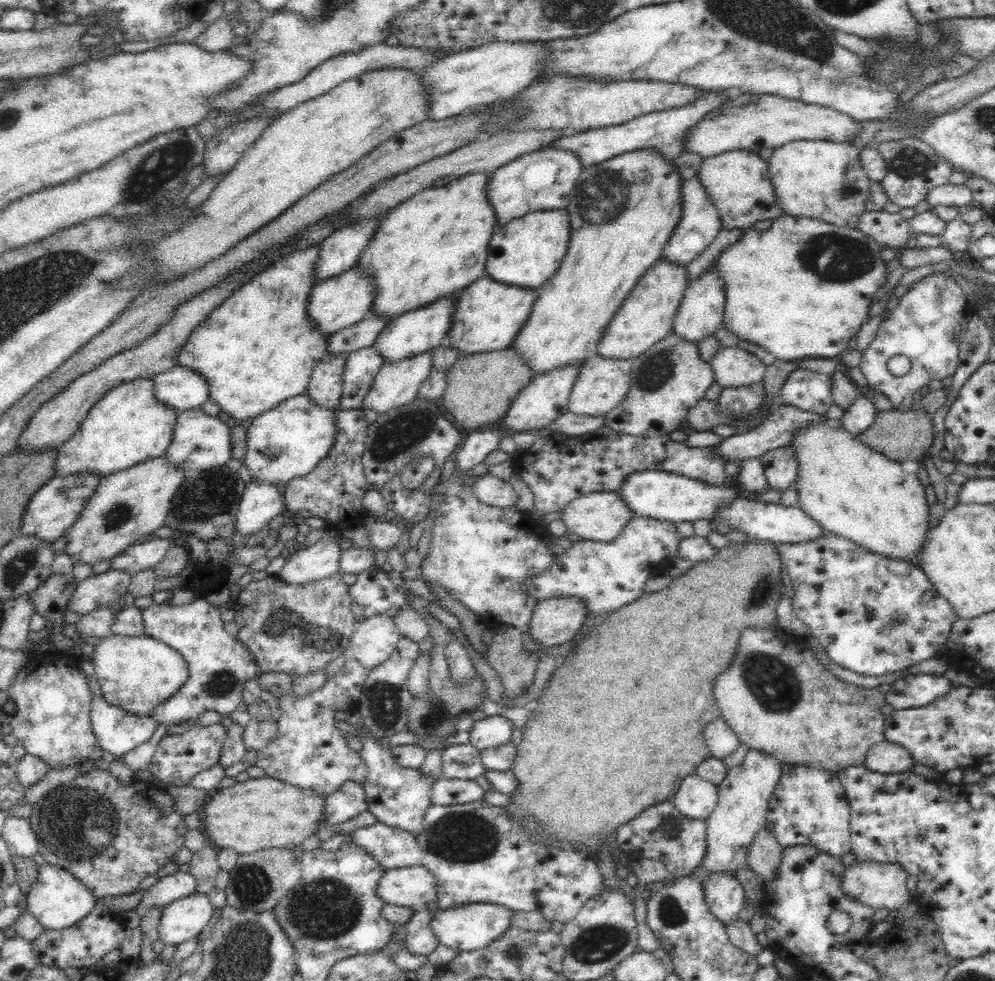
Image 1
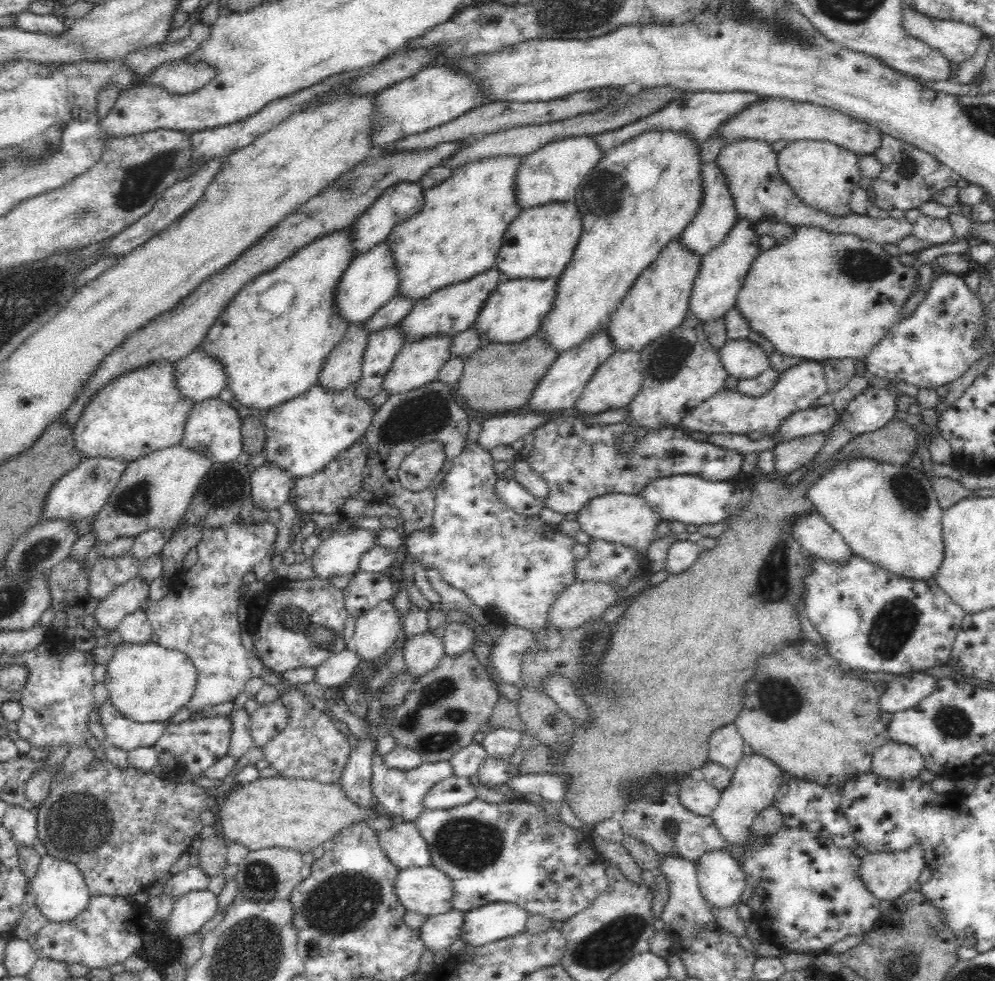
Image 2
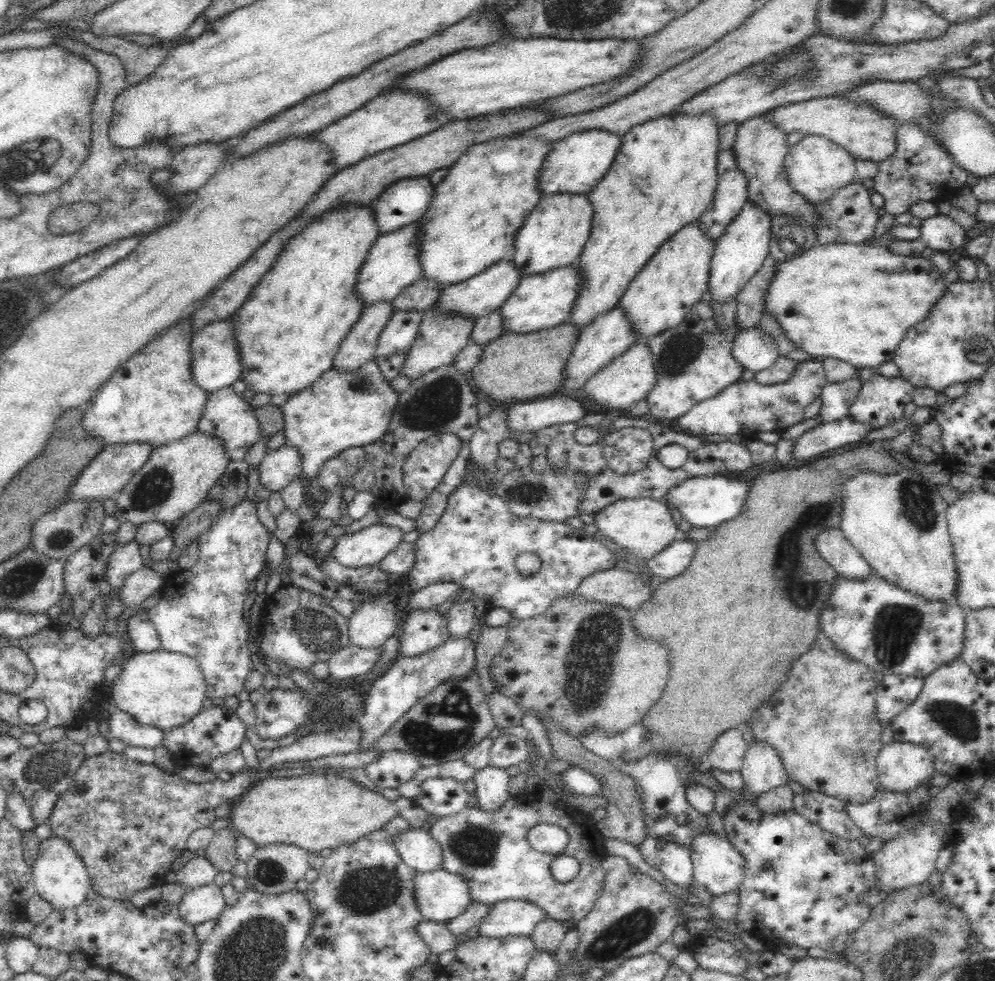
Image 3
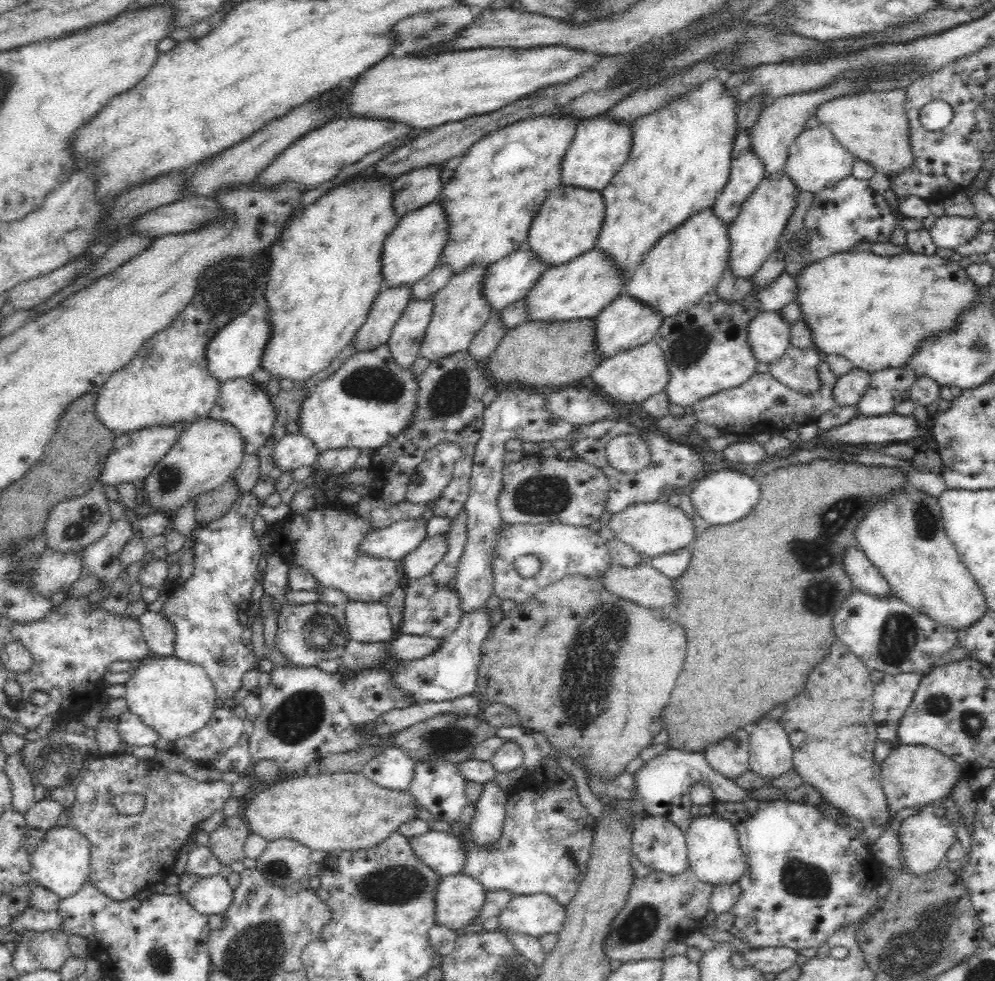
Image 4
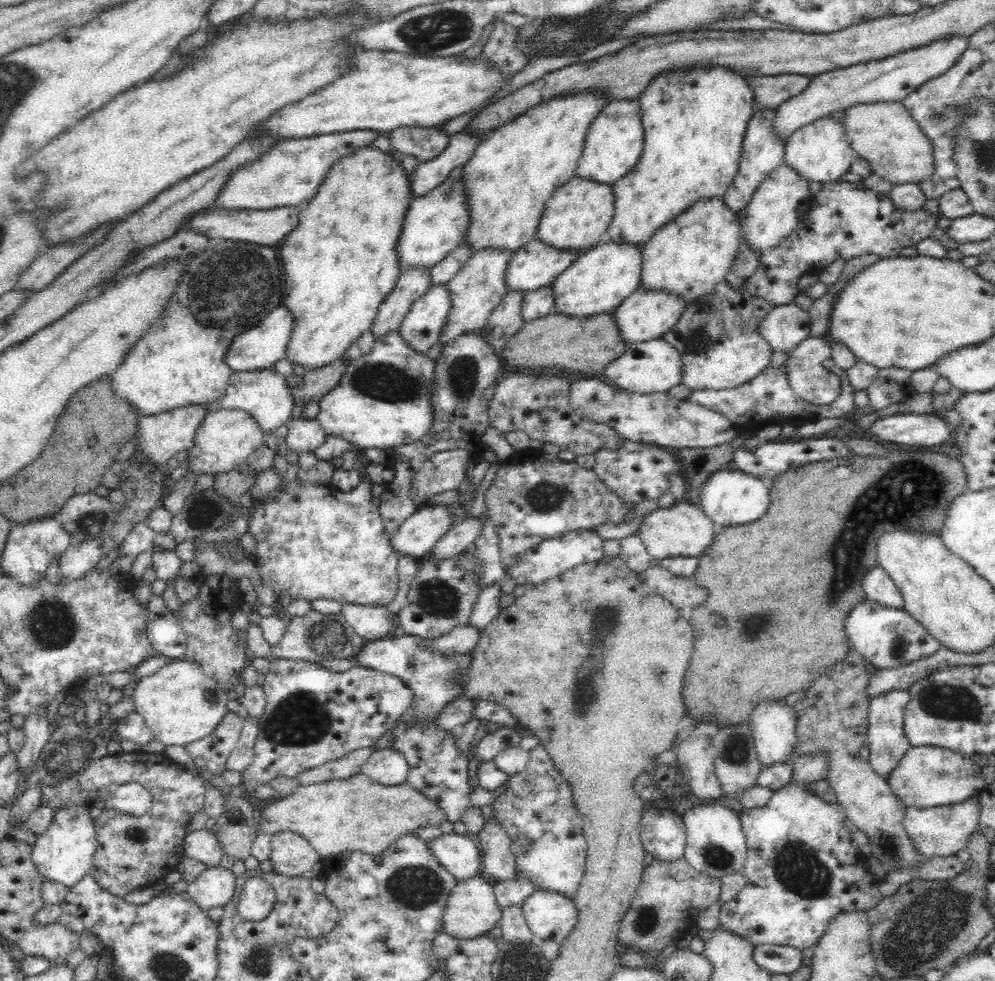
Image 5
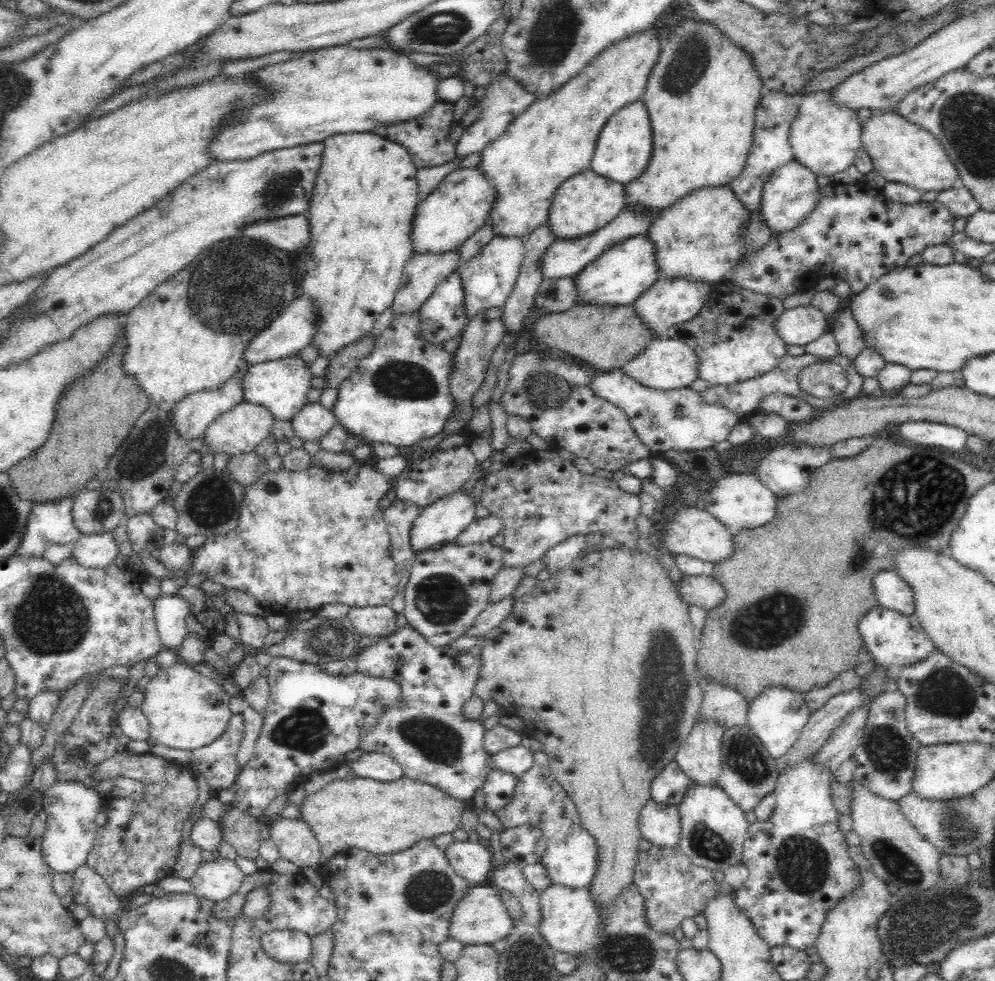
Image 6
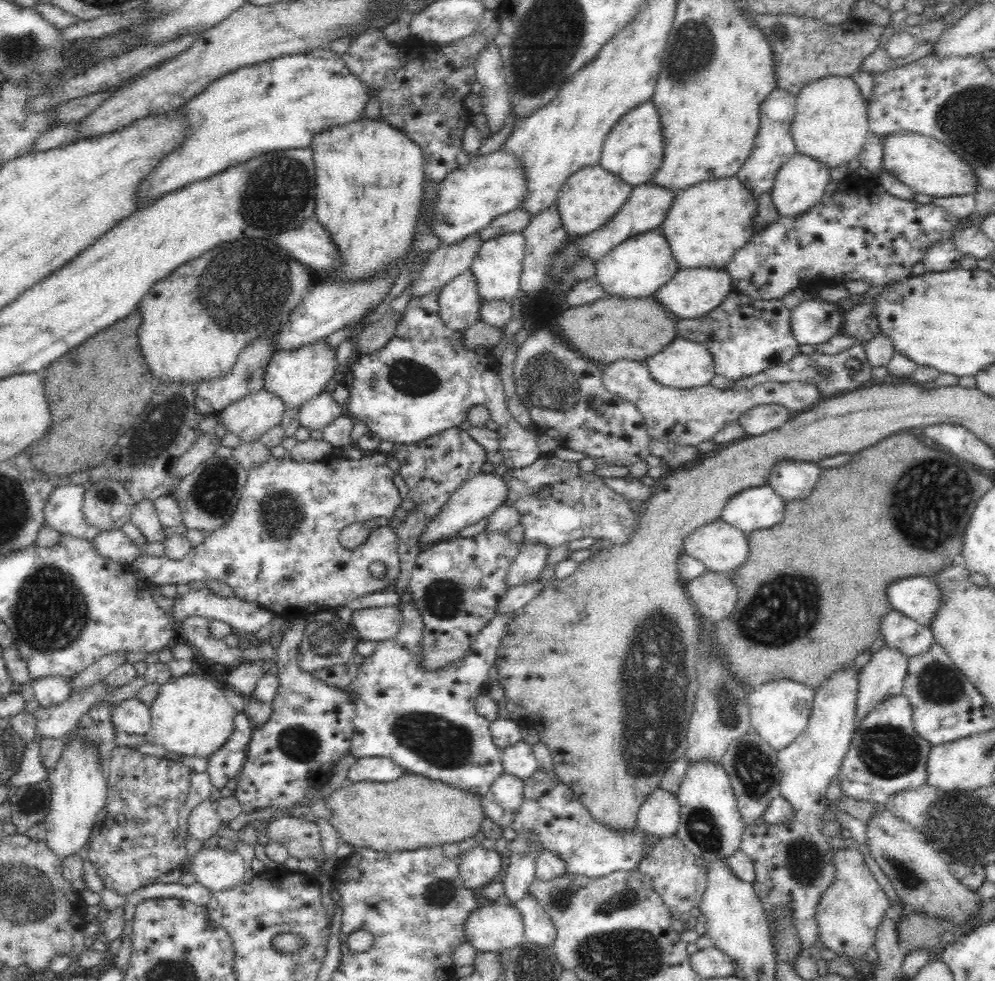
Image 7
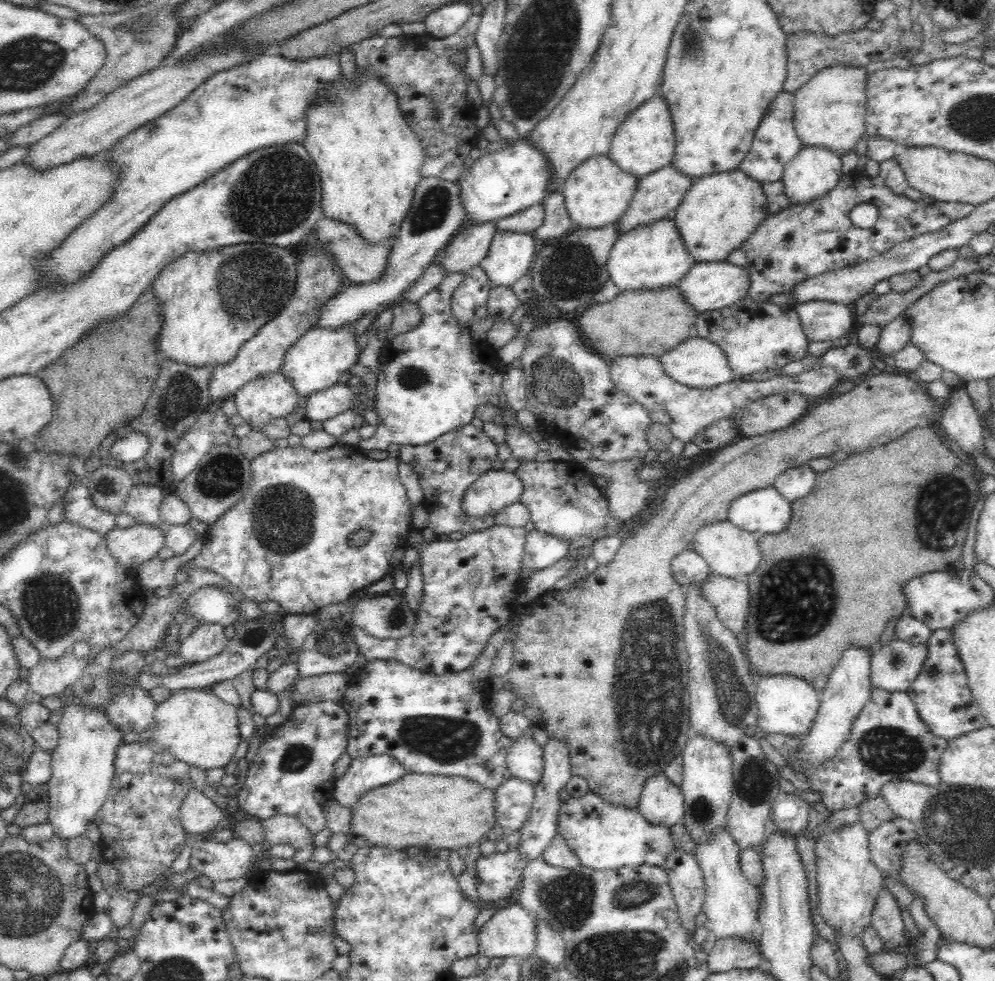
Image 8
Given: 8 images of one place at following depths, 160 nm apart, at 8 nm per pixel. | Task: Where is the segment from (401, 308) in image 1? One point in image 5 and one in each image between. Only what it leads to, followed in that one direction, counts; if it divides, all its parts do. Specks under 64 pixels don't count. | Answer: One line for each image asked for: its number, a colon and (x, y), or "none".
2: (456, 235)
3: (471, 223)
4: (498, 186)
5: (514, 170)

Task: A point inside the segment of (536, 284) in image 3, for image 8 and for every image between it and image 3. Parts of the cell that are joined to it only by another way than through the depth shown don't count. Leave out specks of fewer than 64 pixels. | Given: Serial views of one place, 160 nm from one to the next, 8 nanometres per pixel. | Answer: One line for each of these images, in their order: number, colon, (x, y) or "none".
4: (579, 289)
5: (601, 277)
6: (619, 275)
7: (636, 268)
8: (651, 256)

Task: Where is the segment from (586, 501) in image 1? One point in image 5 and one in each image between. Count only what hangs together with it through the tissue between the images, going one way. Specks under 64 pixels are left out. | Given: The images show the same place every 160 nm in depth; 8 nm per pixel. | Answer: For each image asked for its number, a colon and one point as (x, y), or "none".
2: (616, 517)
3: (643, 527)
4: (652, 528)
5: (682, 529)

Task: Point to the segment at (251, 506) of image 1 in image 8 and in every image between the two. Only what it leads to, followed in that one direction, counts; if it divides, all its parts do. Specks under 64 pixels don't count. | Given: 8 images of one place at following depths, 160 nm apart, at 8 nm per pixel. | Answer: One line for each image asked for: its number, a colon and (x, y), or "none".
2: (270, 487)
3: (279, 468)
4: (293, 451)
5: (304, 435)
6: (312, 421)
7: (317, 413)
8: (322, 405)

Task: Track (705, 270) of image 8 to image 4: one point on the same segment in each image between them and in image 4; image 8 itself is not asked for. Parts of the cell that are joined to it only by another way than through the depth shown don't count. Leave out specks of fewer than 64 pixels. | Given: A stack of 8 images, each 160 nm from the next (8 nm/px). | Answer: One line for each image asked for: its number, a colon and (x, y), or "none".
4: (625, 323)
5: (643, 315)
6: (667, 302)
7: (690, 293)

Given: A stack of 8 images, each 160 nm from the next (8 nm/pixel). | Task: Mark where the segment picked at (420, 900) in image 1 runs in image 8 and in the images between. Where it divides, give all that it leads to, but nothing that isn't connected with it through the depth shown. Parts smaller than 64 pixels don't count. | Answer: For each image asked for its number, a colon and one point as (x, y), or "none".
2: (426, 890)
3: (440, 895)
4: (458, 897)
5: (471, 909)
6: (480, 918)
7: (492, 927)
8: (510, 931)

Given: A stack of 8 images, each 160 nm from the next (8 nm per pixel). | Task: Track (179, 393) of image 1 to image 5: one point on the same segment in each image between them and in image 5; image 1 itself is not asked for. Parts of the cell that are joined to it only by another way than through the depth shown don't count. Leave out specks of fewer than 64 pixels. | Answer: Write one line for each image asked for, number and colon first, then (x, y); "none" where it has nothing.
2: (197, 376)
3: (214, 361)
4: (235, 351)
5: (259, 347)

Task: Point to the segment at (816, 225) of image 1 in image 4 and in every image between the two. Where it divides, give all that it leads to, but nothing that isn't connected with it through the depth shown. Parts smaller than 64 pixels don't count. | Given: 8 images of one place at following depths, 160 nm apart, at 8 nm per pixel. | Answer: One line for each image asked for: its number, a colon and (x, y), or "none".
2: (817, 295)
3: (854, 302)
4: (874, 310)

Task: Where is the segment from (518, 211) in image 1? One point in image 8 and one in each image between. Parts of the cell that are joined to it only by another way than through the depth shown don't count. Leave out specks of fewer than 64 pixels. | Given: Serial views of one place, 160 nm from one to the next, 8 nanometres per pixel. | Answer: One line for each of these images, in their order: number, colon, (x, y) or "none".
2: (552, 173)
3: (575, 163)
4: (599, 147)
5: (613, 143)
6: (624, 145)
7: (633, 149)
8: (644, 142)

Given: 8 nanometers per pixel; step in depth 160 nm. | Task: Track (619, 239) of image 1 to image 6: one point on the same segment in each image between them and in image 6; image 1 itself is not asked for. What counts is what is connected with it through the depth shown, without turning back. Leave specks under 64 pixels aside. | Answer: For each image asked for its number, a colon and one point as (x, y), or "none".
2: (641, 195)
3: (663, 177)
4: (679, 162)
5: (694, 120)
6: (701, 96)

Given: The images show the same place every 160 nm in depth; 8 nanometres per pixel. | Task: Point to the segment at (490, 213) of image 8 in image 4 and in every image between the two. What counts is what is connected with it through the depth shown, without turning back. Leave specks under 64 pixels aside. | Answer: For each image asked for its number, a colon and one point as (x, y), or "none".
4: (411, 251)
5: (435, 224)
6: (459, 205)
7: (471, 196)

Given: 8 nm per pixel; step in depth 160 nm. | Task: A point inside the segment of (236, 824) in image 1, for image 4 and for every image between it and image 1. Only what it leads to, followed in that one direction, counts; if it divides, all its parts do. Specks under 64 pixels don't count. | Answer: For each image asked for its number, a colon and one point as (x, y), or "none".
2: (297, 814)
3: (312, 812)
4: (342, 810)

